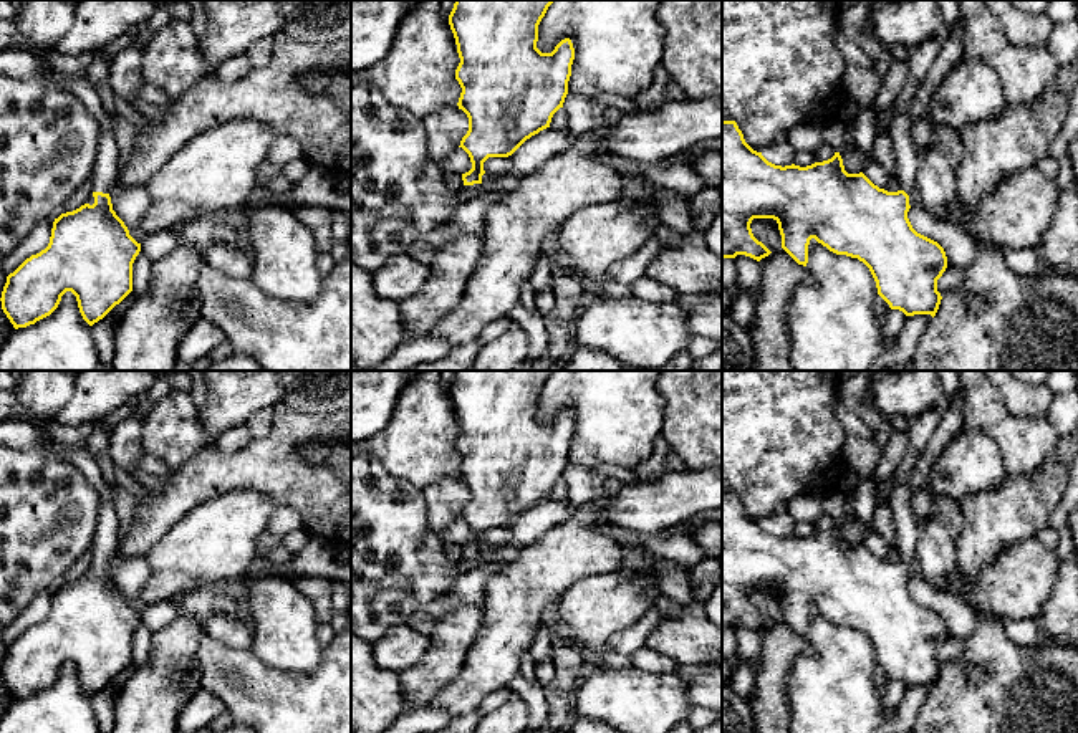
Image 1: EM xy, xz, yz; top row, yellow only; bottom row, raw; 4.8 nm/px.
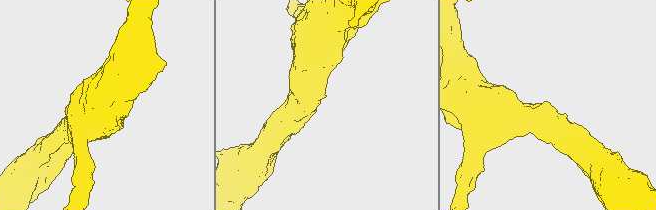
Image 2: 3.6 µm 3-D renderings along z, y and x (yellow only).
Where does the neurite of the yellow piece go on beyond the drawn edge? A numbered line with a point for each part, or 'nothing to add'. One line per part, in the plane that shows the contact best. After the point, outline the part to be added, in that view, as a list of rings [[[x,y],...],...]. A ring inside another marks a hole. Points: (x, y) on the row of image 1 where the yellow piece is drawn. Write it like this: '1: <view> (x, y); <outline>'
1: xy (19, 63); [[[8,46],[0,50],[0,73],[15,79],[50,79],[66,91],[73,93],[86,108],[86,111],[98,121],[101,127],[99,149],[93,169],[93,190],[111,194],[118,180],[119,151],[113,134],[108,113],[96,93],[93,83],[86,78],[68,78],[46,68],[33,53]]]

